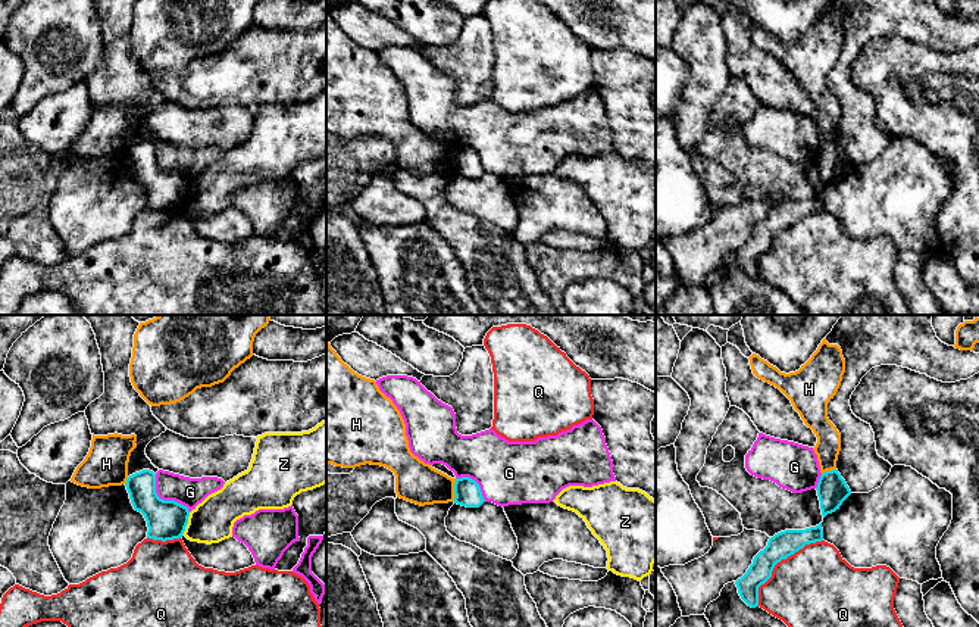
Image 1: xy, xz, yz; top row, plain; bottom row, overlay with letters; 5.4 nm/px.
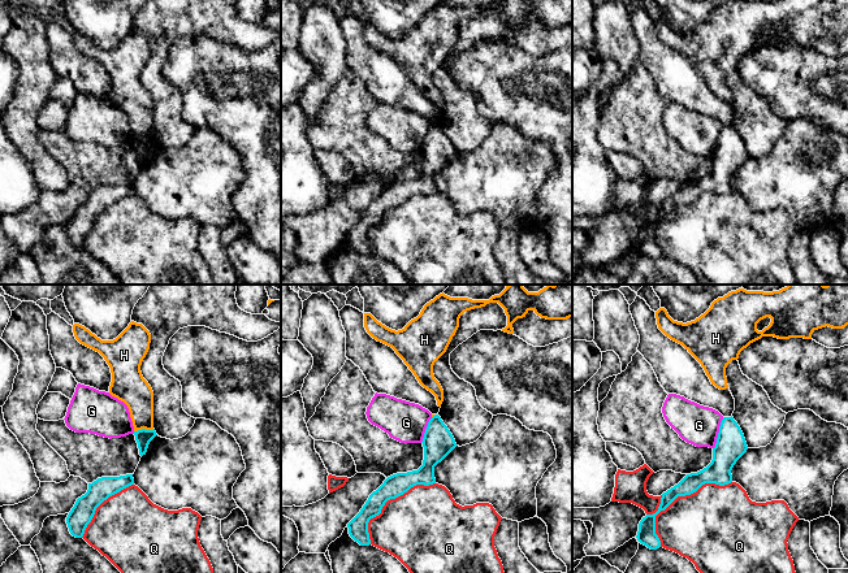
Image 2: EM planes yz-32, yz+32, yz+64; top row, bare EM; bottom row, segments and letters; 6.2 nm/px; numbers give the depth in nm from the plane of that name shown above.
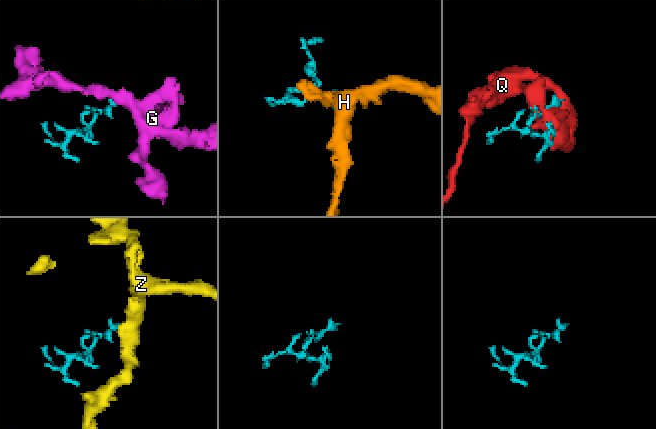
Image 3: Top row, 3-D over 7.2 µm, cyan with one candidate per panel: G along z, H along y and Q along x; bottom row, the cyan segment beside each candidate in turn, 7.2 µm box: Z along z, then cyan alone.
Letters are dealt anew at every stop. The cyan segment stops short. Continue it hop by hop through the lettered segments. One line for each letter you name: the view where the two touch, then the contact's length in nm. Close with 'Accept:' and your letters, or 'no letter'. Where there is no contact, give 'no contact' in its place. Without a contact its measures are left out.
Accept: no letter

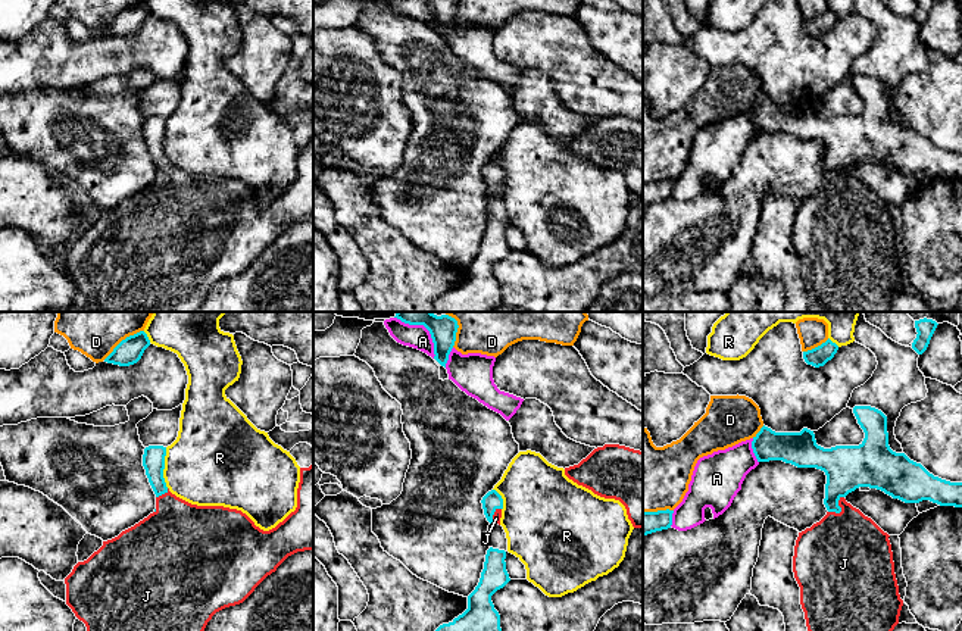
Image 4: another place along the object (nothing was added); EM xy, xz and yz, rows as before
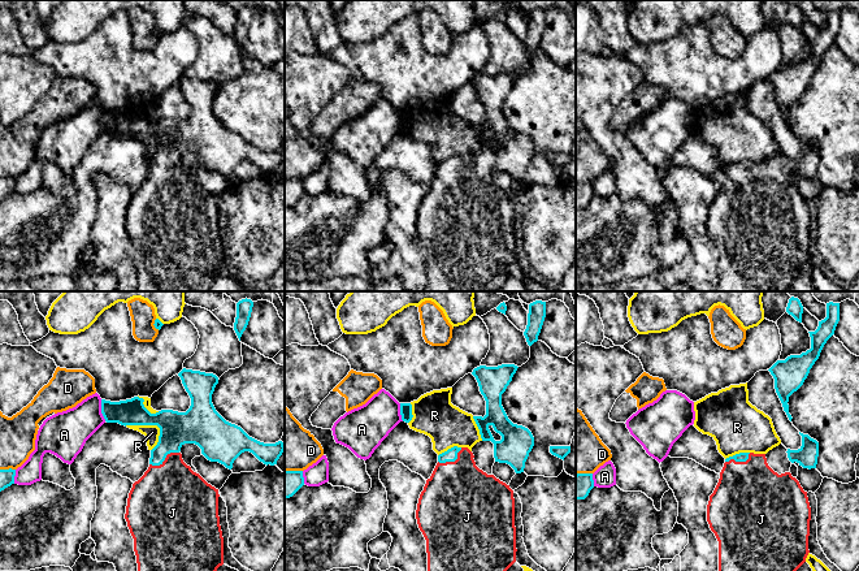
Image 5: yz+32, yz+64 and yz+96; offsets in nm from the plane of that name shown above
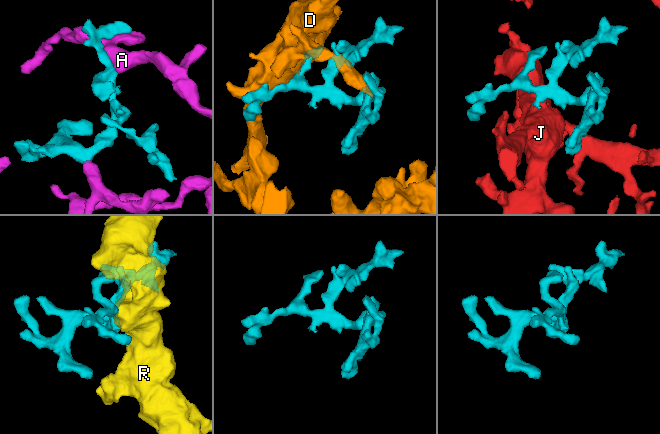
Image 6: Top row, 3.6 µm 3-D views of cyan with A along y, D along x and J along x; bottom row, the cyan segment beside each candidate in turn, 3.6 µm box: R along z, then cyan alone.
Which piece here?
J: meets cyan in yz; contact 130 nm long
Accept: J

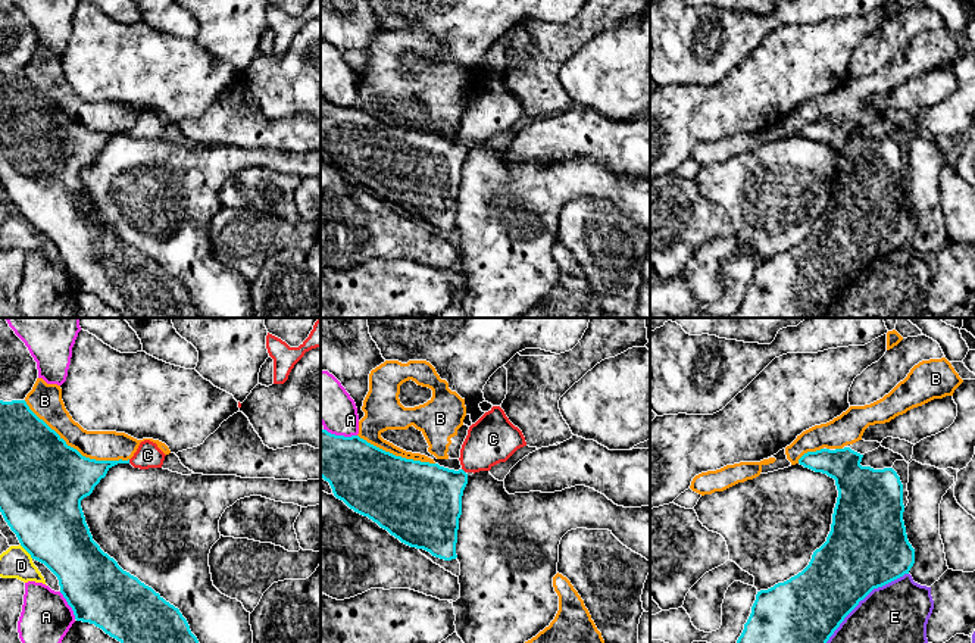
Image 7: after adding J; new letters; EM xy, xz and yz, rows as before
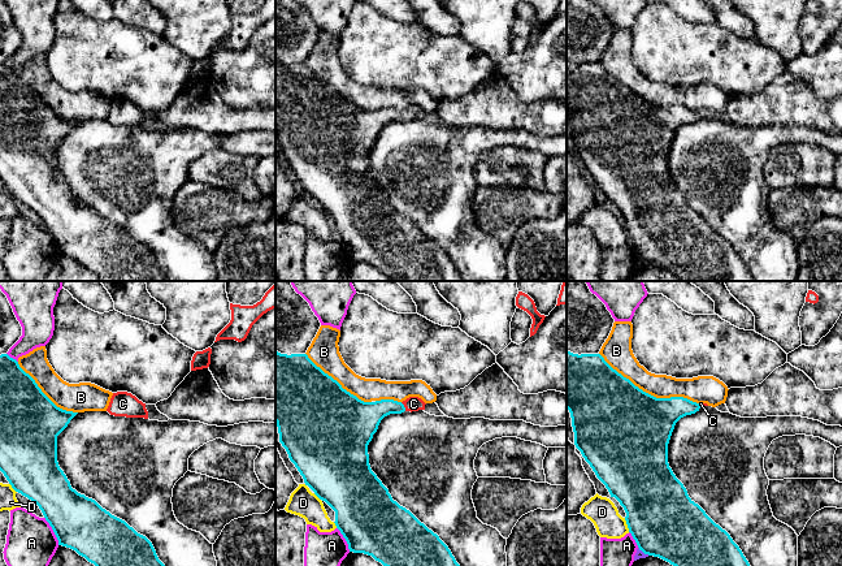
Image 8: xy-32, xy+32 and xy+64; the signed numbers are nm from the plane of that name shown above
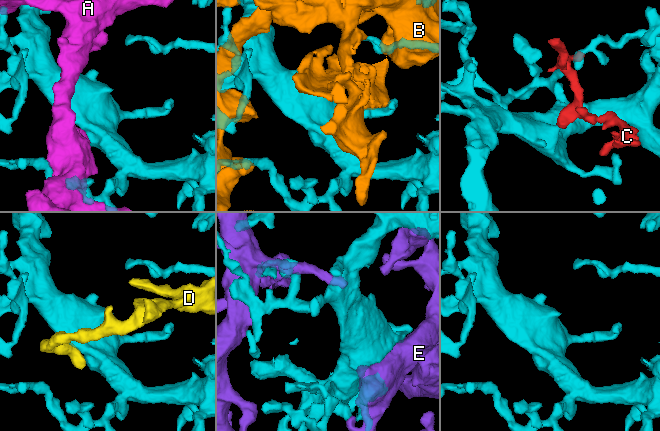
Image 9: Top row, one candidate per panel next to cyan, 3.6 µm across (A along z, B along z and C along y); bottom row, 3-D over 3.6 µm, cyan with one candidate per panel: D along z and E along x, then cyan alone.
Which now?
C: meets cyan in xy; contact 30 nm long
Accept: C

